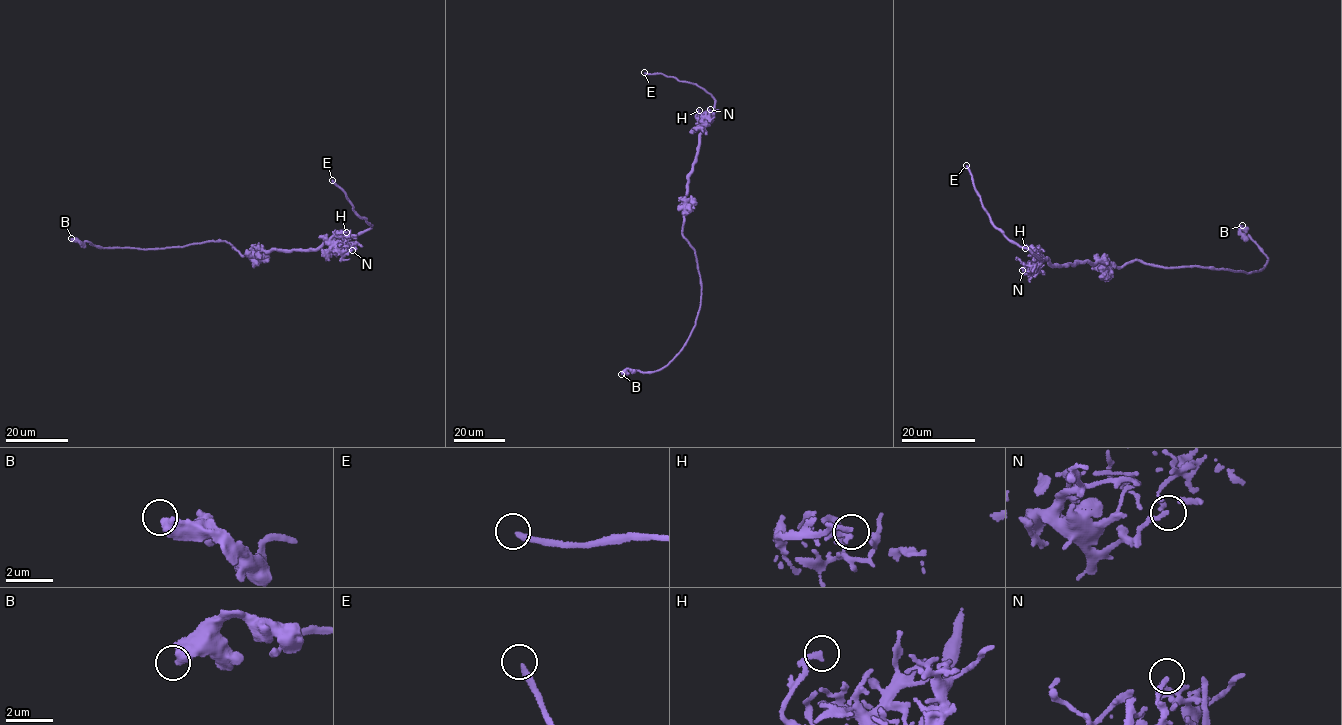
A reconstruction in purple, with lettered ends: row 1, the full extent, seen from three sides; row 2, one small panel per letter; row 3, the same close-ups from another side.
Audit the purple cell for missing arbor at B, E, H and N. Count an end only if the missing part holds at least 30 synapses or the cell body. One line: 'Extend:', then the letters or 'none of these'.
Extend: E

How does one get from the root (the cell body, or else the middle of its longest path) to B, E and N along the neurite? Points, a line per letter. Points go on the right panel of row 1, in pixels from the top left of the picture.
B: (1121, 267), (1139, 259), (1166, 268), (1192, 265), (1257, 271), (1268, 259), (1250, 236), (1239, 232), (1242, 225)
E: (1121, 267), (1087, 261), (1053, 266), (1047, 259), (1040, 261), (996, 228), (966, 165)
N: (1121, 267), (1108, 266), (1105, 261), (1087, 261), (1053, 266), (1045, 259), (1027, 267), (1027, 274), (1022, 270)

